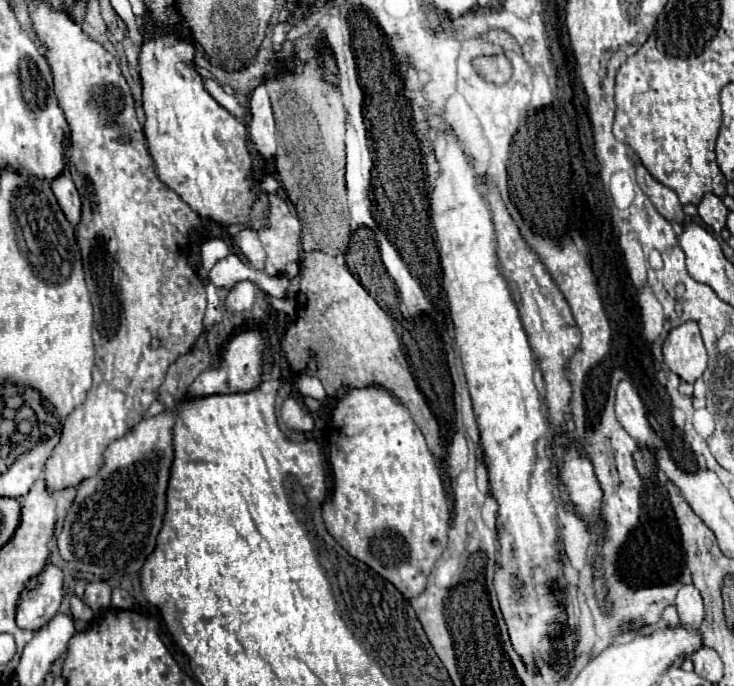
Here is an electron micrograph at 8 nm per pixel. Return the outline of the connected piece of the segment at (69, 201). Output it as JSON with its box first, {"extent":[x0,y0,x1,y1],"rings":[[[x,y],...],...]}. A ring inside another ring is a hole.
{"extent":[51,174,81,226],"rings":[[[59,174],[55,180],[51,180],[51,190],[53,190],[61,210],[65,212],[67,220],[73,226],[77,226],[79,218],[81,218],[81,198],[77,194],[73,180],[67,174]]]}

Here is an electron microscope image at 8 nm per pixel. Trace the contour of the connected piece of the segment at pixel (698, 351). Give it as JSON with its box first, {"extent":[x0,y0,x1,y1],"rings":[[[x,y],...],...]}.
{"extent":[663,322,707,382],"rings":[[[695,322],[673,328],[663,344],[665,364],[685,382],[695,382],[707,368],[707,350]]]}

